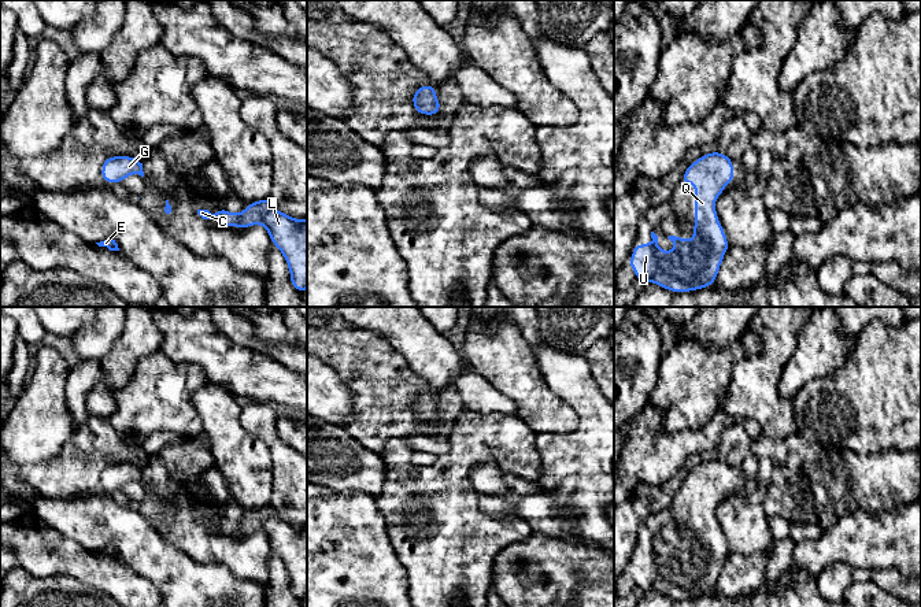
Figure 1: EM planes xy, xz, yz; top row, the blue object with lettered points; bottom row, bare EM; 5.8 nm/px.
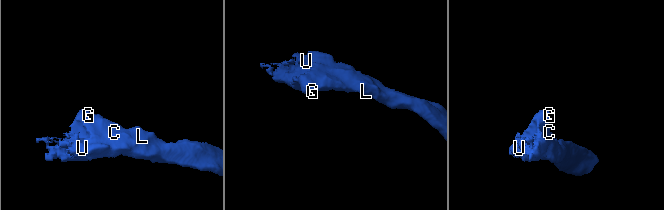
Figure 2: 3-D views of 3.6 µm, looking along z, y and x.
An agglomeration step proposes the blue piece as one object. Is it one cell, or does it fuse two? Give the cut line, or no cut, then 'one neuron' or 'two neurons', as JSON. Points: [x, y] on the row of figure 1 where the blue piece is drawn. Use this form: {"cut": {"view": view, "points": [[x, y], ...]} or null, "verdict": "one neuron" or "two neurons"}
{"cut": null, "verdict": "one neuron"}

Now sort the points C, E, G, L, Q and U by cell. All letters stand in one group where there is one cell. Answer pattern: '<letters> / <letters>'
C E G L Q U

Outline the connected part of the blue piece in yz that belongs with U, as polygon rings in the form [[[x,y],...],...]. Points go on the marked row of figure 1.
[[[718,151],[704,153],[687,167],[680,182],[695,185],[693,238],[688,241],[685,237],[669,236],[667,238],[674,243],[676,249],[661,251],[658,236],[651,232],[652,243],[636,244],[629,260],[629,266],[633,269],[639,281],[644,284],[654,282],[670,292],[692,292],[714,285],[724,255],[729,248],[714,203],[717,197],[724,193],[725,185],[733,179],[732,159]]]

